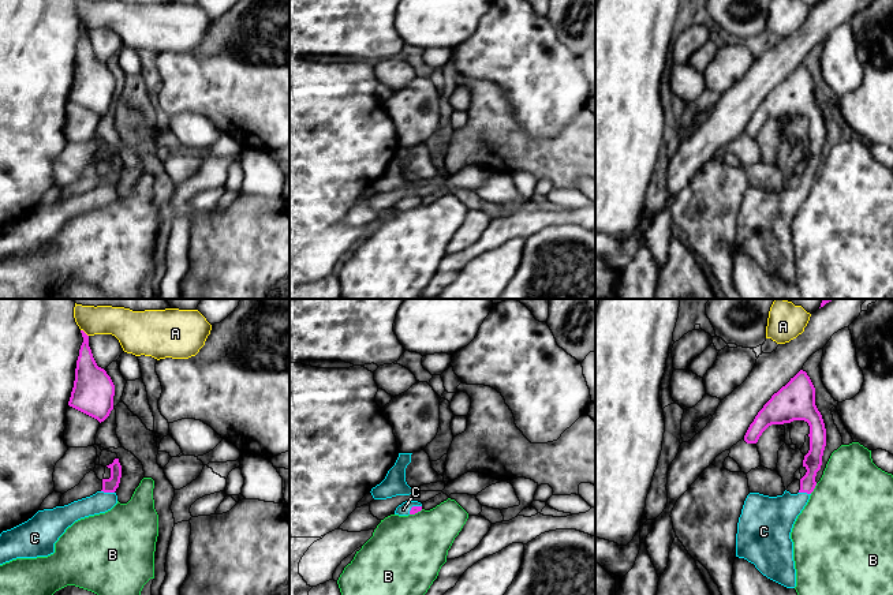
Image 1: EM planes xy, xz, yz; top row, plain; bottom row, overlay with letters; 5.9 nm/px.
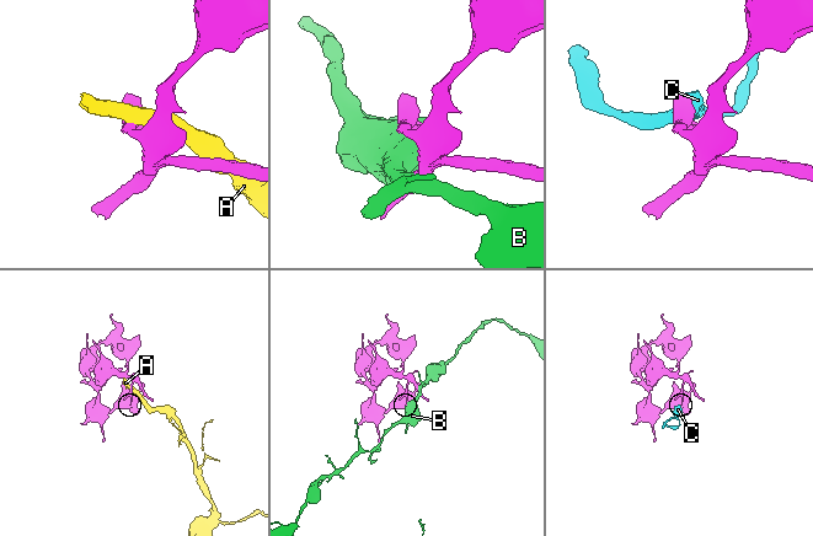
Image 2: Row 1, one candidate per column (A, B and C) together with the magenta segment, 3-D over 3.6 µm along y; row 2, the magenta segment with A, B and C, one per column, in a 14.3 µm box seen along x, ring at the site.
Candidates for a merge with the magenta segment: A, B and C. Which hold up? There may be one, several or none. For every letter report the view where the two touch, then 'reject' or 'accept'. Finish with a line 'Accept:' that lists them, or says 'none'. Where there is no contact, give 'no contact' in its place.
A: xy | reject
B: yz | reject
C: xy | accept
Accept: C

